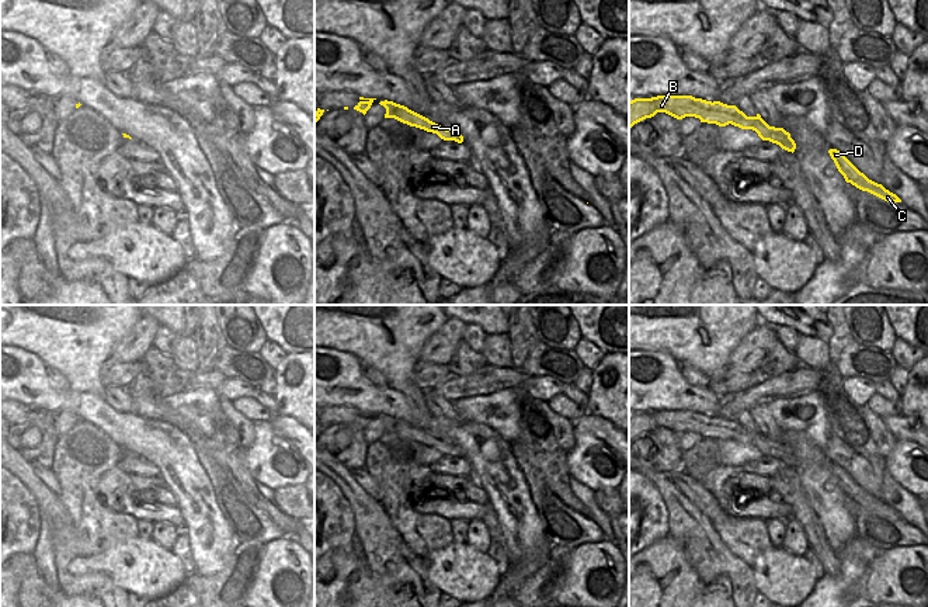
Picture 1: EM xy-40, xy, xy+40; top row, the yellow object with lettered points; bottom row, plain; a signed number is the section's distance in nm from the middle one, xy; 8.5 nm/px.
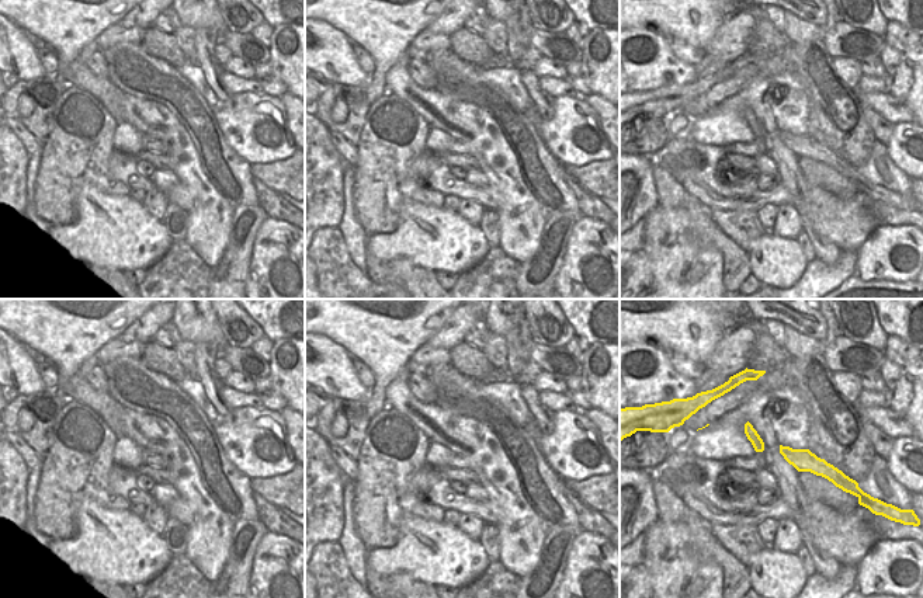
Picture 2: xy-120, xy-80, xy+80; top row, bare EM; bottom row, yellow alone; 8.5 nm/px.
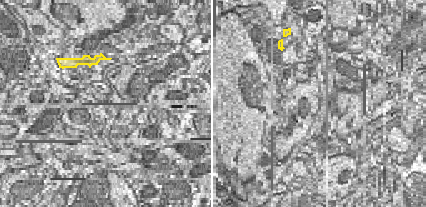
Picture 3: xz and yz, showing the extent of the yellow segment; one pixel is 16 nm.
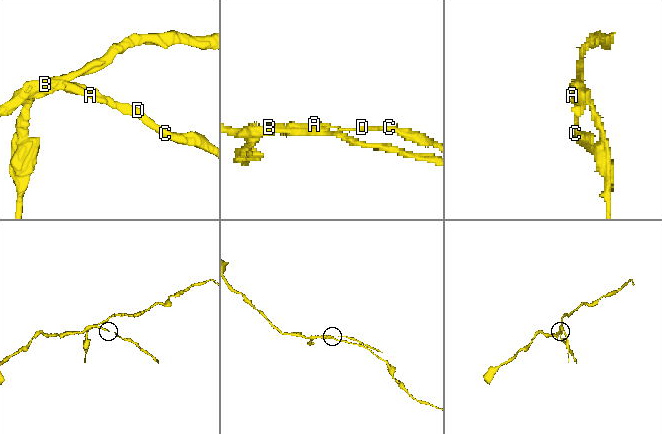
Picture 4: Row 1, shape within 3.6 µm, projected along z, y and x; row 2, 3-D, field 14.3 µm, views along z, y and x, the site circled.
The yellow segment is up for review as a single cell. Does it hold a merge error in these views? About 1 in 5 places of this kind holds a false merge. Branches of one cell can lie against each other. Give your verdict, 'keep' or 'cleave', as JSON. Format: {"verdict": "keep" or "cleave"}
{"verdict": "cleave"}

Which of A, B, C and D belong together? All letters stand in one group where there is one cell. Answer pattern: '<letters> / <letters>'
A C D / B

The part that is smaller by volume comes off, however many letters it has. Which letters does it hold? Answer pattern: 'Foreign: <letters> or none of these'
Foreign: A, C, D

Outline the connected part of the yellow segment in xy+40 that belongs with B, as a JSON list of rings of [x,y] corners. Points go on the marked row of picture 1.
[[[657,96],[651,98],[635,98],[629,101],[629,131],[630,128],[654,117],[657,112],[665,112],[677,119],[685,117],[701,118],[712,110],[712,101],[695,98],[692,96]]]

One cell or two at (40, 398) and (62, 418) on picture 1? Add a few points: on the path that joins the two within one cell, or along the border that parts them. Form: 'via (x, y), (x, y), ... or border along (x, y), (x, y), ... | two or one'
border along (73, 410), (59, 410), (56, 413) | two

